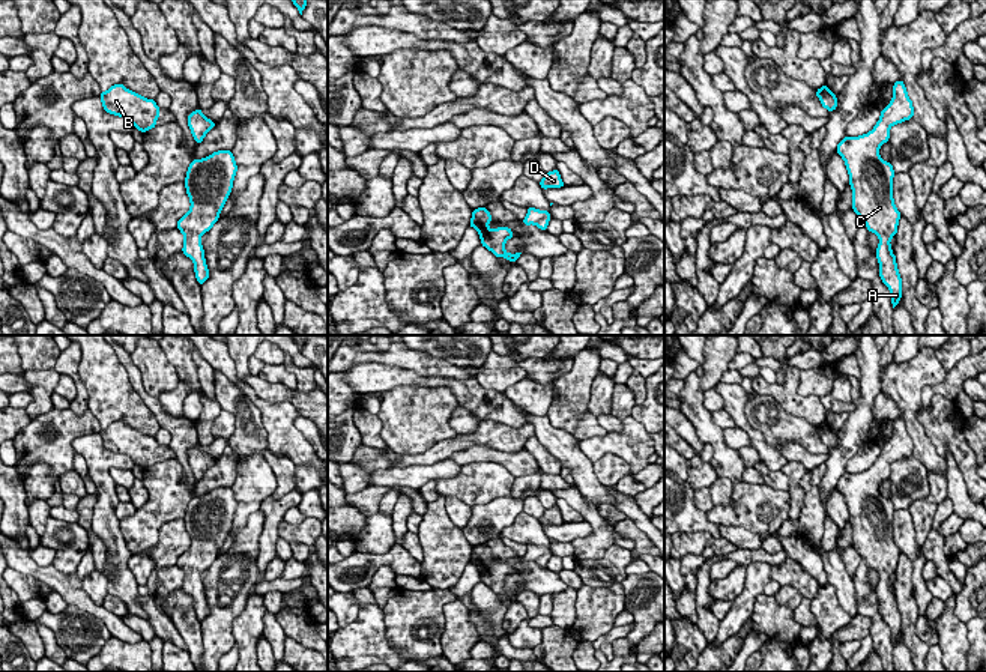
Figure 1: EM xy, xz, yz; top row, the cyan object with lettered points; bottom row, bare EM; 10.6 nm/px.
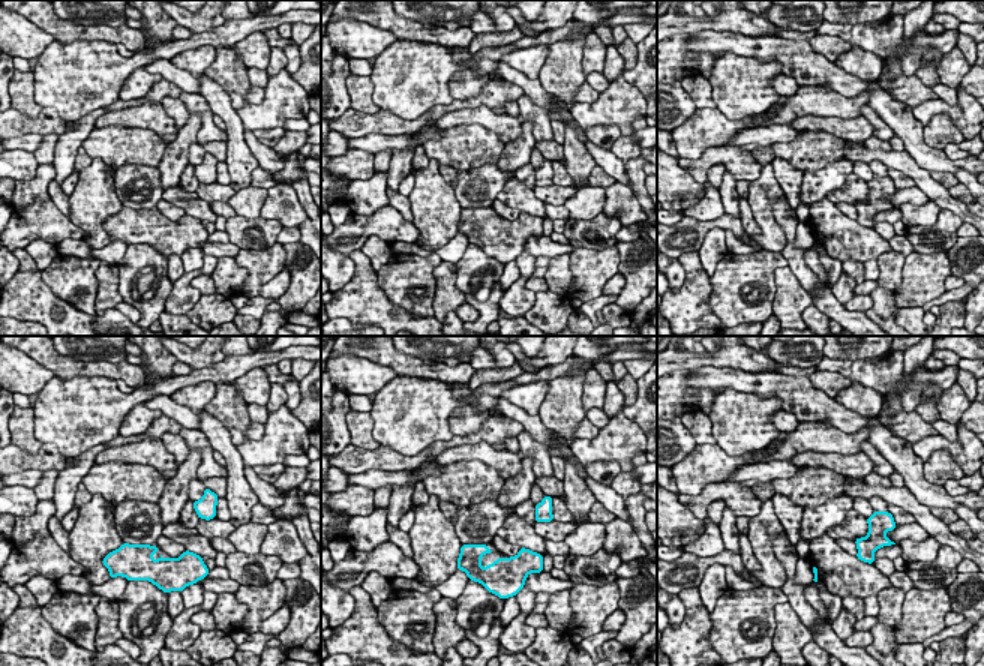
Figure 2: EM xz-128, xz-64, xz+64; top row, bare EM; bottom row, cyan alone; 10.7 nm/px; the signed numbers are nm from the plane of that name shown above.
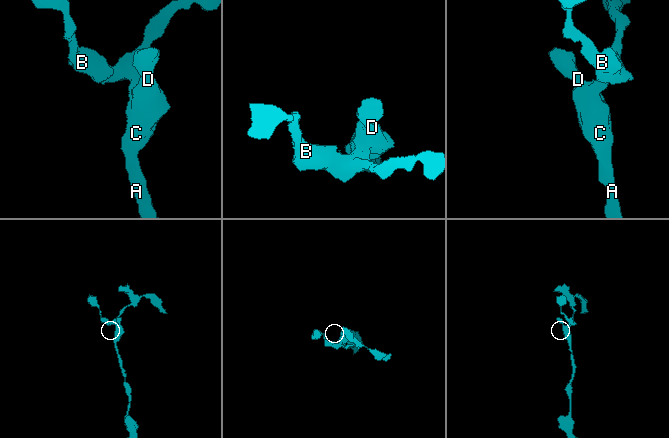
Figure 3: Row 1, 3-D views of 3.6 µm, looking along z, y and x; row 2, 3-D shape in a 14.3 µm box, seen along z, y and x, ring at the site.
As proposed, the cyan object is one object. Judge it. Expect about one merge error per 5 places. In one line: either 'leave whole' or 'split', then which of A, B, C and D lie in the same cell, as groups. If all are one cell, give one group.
leave whole; A B C D

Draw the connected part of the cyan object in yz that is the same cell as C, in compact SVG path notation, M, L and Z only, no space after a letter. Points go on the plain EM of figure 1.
M902 416L893 421L891 439L884 443L881 454L867 471L845 474L837 481L843 495L852 526L852 546L866 559L869 568L879 574L876 595L879 613L891 630L893 645L902 634L902 615L890 577L897 570L900 549L894 543L890 499L879 493L879 484L890 477L890 465L912 456L914 443Z

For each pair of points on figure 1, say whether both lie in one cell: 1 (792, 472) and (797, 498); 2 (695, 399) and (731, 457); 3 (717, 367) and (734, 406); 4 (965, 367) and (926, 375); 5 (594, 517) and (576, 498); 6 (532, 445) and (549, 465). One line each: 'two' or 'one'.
1: one
2: one
3: two
4: two
5: one
6: one

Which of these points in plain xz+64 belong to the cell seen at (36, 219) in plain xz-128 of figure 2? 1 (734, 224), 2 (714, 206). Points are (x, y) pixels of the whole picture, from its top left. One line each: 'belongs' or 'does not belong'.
1: belongs
2: does not belong

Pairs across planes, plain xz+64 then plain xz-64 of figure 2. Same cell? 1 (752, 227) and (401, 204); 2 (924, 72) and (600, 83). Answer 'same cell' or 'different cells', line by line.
1: same cell
2: different cells

